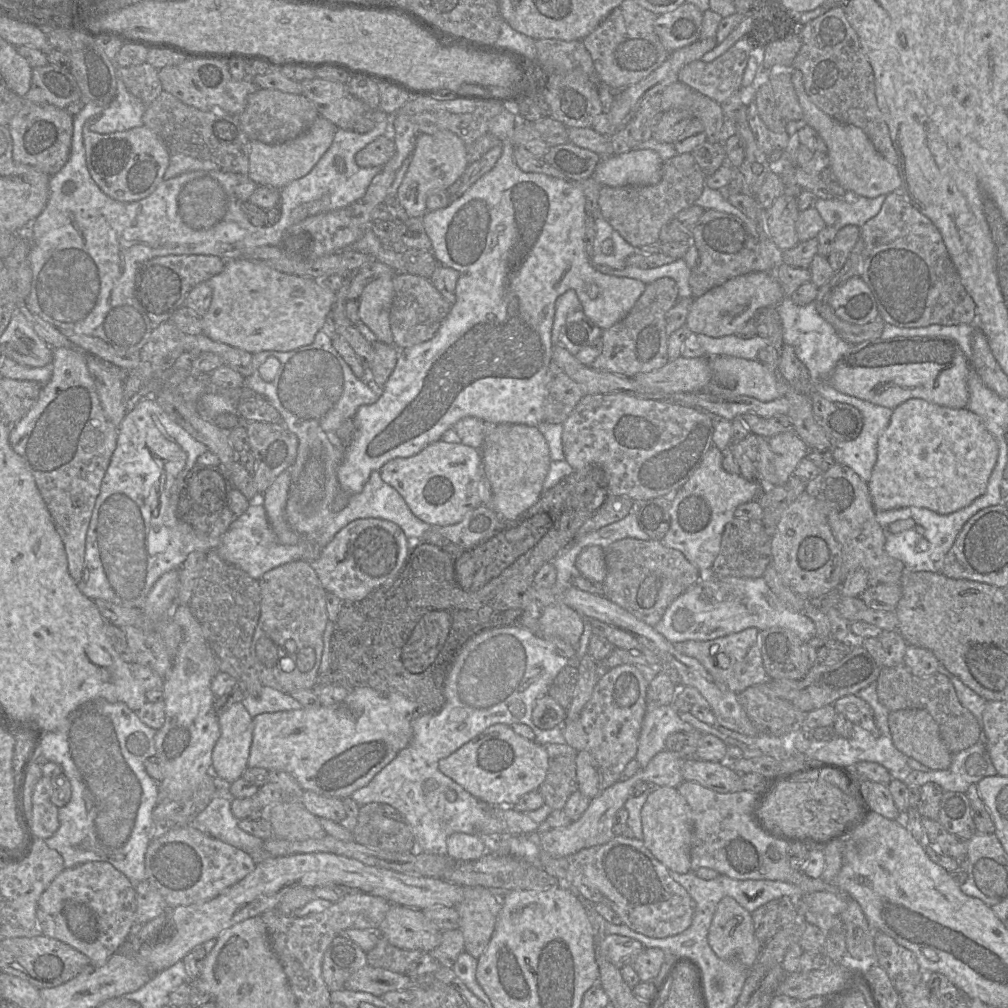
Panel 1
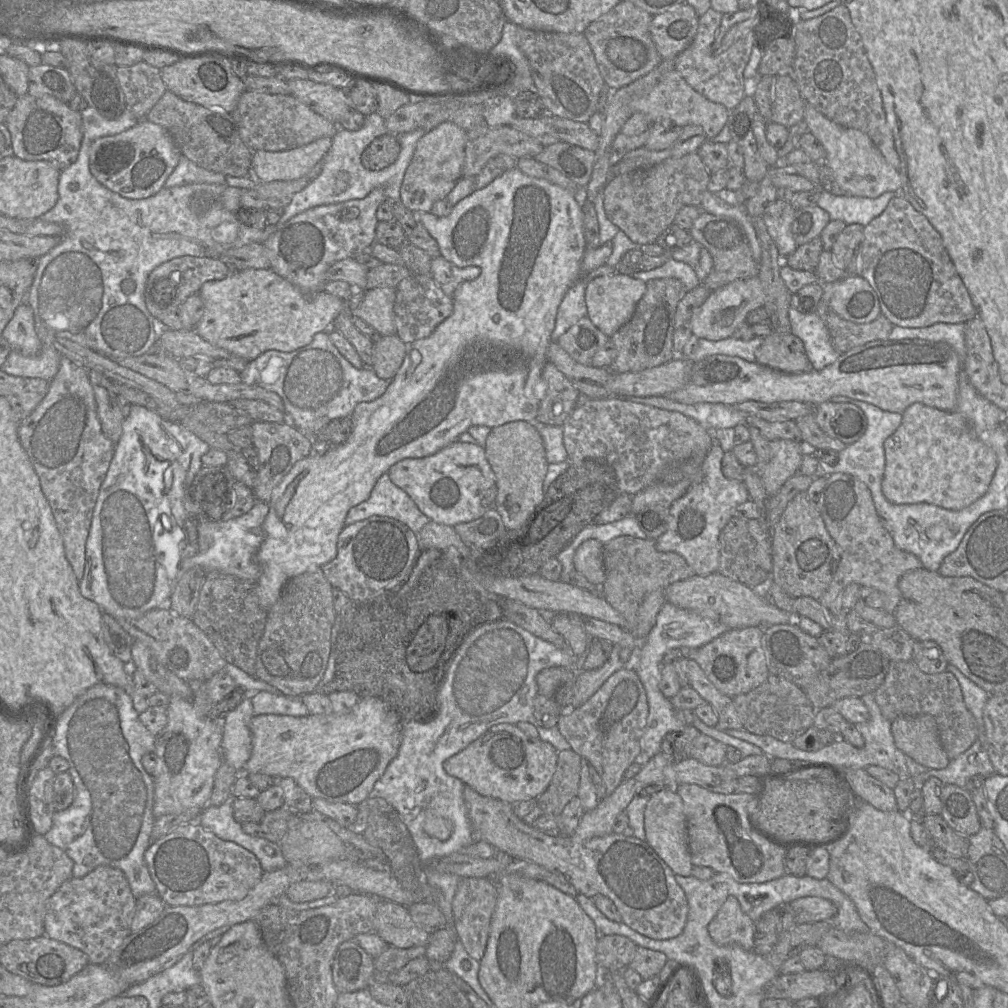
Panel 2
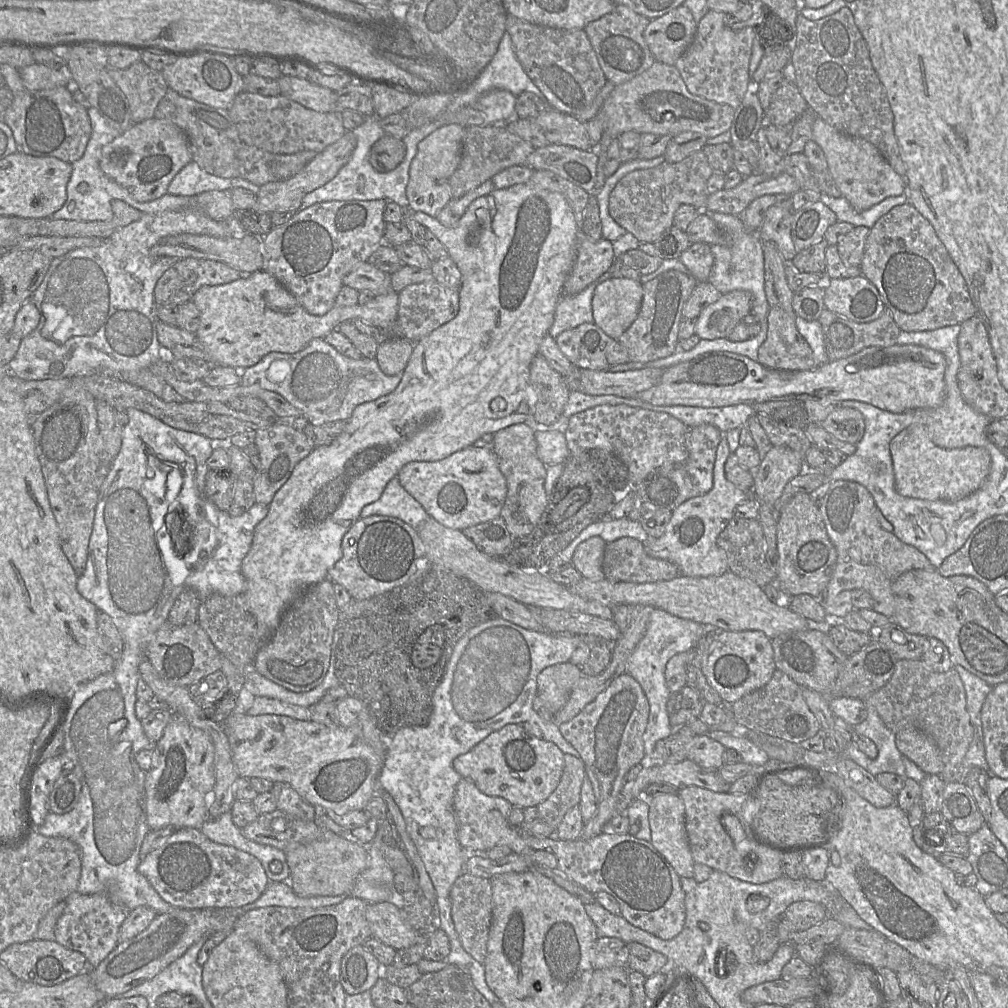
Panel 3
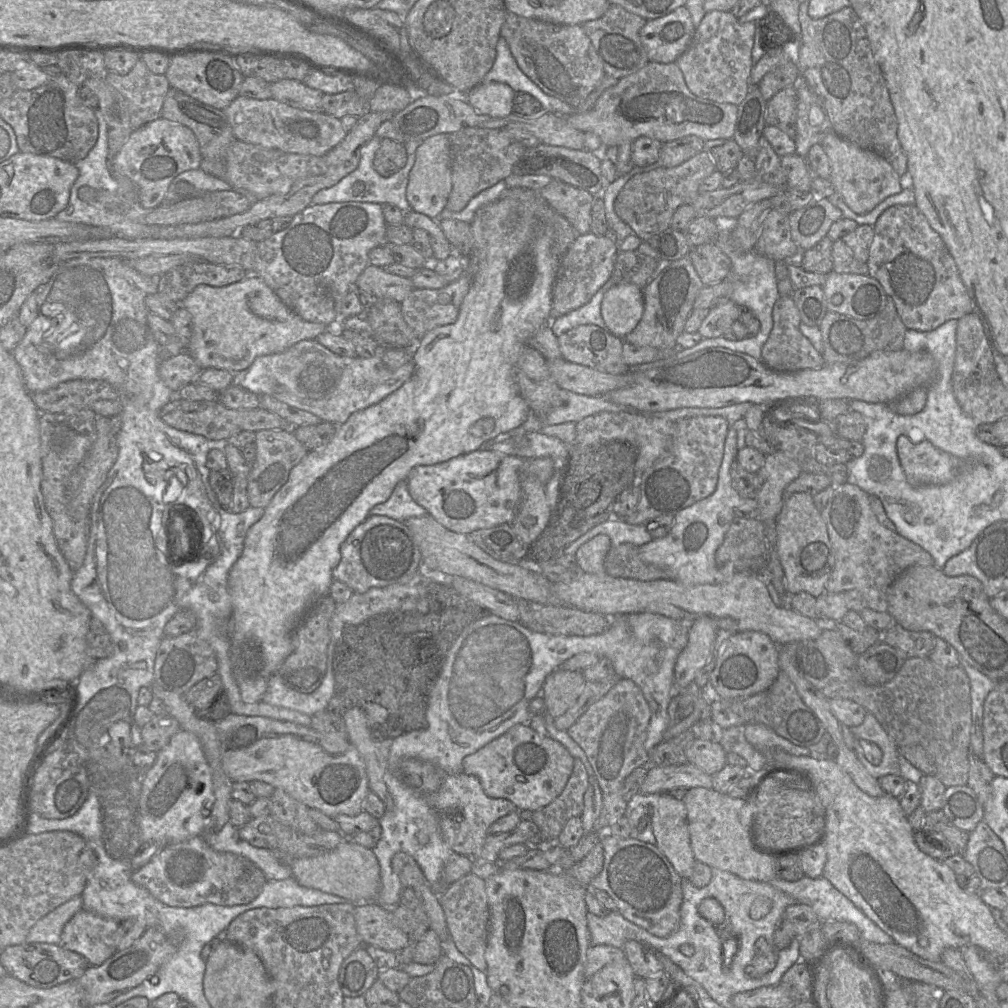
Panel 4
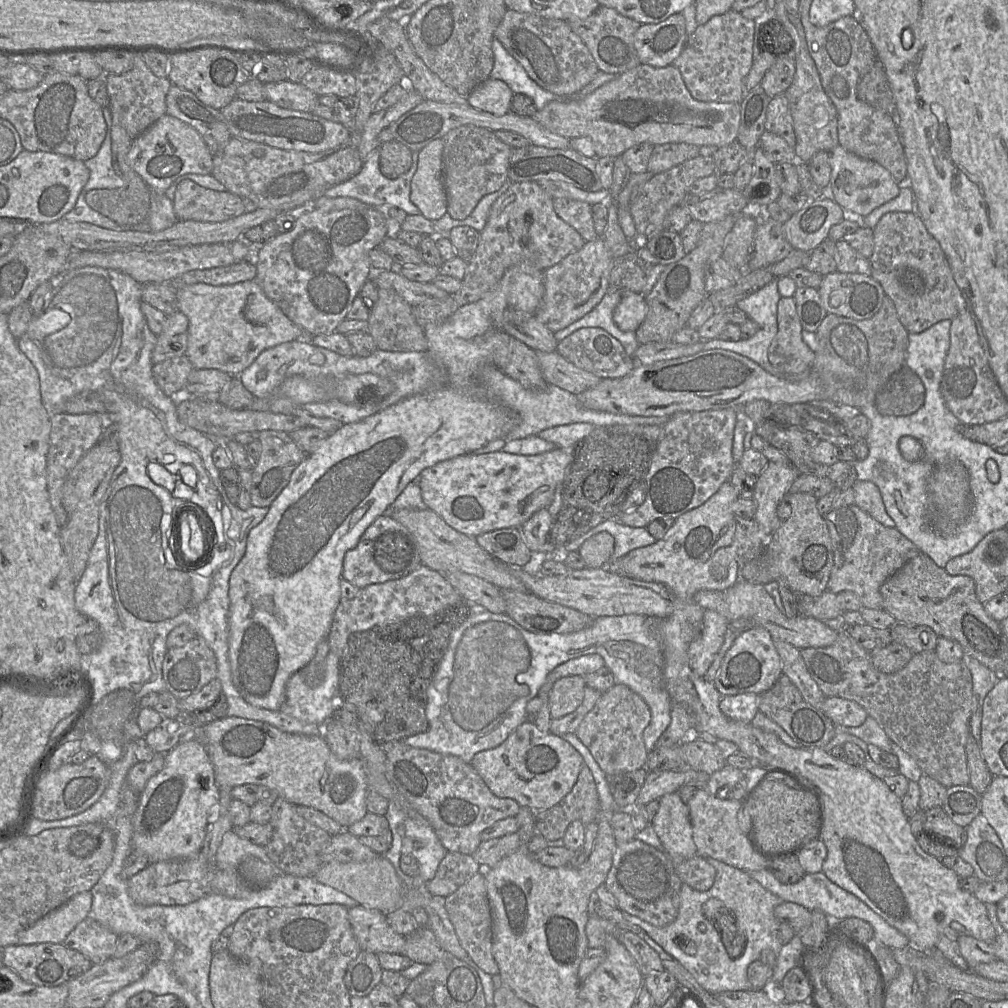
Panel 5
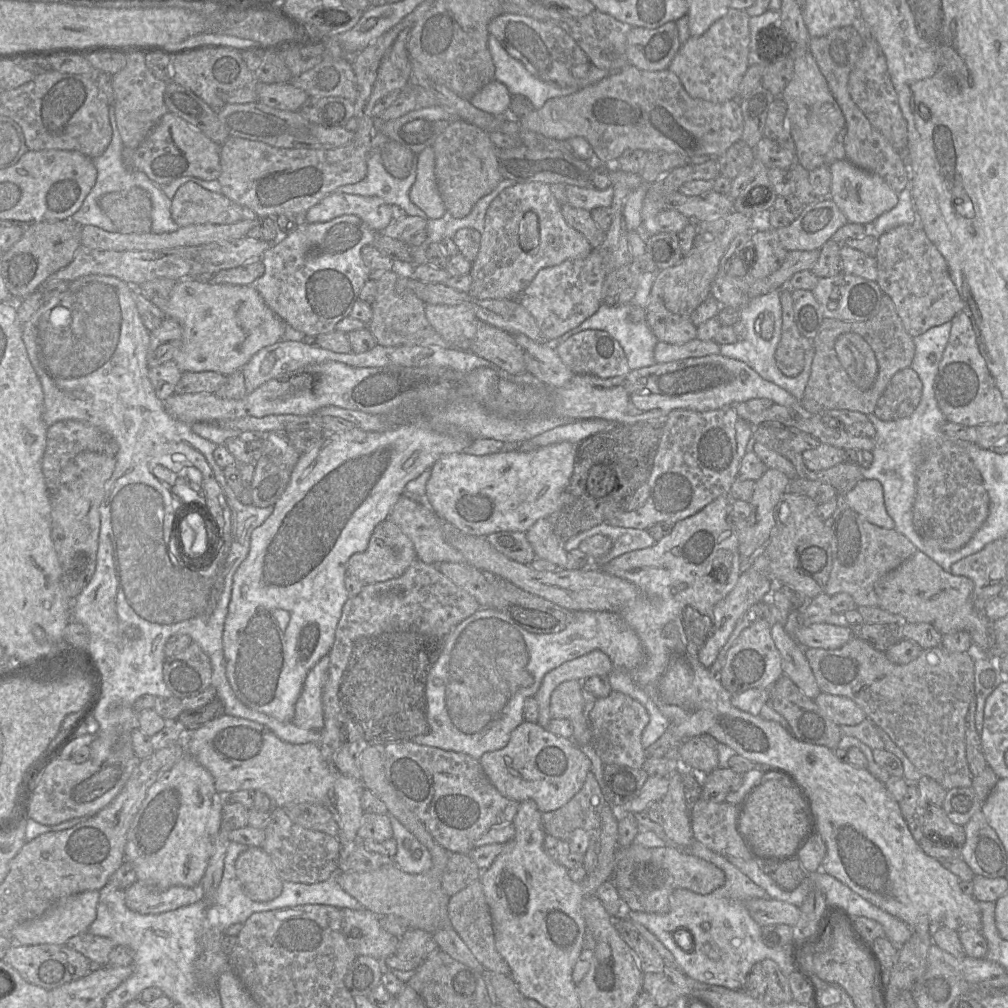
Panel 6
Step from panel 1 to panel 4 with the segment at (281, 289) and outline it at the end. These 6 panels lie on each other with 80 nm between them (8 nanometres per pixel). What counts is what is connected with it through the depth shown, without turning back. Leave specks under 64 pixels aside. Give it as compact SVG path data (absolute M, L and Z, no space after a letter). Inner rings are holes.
M255 274L223 287L199 285L180 306L192 316L188 353L202 369L245 371L259 356L283 352L302 340L316 339L328 330L323 323L303 320Z

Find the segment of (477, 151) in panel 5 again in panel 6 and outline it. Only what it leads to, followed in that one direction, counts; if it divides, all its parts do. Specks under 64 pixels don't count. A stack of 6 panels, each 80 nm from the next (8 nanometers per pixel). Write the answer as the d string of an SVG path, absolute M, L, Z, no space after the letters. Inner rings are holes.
M464 120L452 122L434 141L435 177L438 190L446 210L454 218L467 216L476 202L483 196L492 192L503 179L498 165L497 147L491 142L489 133Z

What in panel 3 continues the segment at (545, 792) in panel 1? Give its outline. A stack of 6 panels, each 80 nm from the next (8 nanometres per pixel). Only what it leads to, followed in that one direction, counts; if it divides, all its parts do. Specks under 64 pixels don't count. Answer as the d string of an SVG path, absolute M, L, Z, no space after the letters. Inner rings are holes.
M564 754L564 769L559 785L537 806L538 817L557 828L567 811L579 805L584 778L585 764L582 759Z

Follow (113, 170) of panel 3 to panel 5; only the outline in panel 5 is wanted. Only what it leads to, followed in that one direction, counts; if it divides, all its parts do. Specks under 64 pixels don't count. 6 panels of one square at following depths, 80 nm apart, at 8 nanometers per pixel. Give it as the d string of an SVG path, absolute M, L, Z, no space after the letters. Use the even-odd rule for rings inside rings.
M164 114L133 140L127 160L151 192L165 194L171 184L182 175L211 174L214 156L194 128L173 116Z

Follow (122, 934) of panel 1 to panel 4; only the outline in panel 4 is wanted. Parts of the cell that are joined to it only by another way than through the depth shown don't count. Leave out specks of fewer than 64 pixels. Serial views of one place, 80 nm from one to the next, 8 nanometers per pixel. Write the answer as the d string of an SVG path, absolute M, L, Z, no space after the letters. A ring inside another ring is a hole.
M85 909L64 926L59 945L84 956L90 966L100 966L117 951L117 931L121 923Z

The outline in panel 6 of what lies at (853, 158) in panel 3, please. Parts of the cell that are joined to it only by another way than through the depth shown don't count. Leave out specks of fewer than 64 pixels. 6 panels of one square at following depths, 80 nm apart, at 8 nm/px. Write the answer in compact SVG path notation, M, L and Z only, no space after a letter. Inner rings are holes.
M847 159L837 160L830 165L832 199L848 222L870 225L879 216L893 209L898 203L898 194L878 175L865 172Z

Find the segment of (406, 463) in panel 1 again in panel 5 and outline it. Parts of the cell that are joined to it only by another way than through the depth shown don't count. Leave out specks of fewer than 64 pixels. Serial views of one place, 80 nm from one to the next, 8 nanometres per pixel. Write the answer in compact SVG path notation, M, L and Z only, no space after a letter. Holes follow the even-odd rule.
M555 449L536 455L517 455L504 451L484 454L463 454L425 468L417 483L428 509L437 513L450 527L472 537L508 527L518 527L536 511L547 508L553 501L555 490L561 487L566 469L572 460L572 450Z

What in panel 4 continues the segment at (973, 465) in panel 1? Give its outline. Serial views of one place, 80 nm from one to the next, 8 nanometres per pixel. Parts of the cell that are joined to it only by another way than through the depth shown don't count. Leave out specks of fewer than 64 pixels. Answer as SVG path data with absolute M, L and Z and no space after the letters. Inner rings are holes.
M900 435L897 455L908 483L912 486L943 485L956 476L957 459L928 440L913 442Z

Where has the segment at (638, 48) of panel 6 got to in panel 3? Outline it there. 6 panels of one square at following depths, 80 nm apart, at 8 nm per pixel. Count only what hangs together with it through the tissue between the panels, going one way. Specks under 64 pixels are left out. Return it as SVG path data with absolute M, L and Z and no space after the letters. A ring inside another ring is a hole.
M683 4L650 20L644 40L656 62L674 65L692 43L697 23Z

